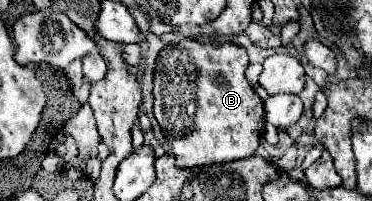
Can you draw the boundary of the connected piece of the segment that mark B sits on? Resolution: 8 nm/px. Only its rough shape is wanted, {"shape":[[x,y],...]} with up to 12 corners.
{"shape":[[169,43],[155,119],[177,167],[251,157],[265,111],[235,43]]}

